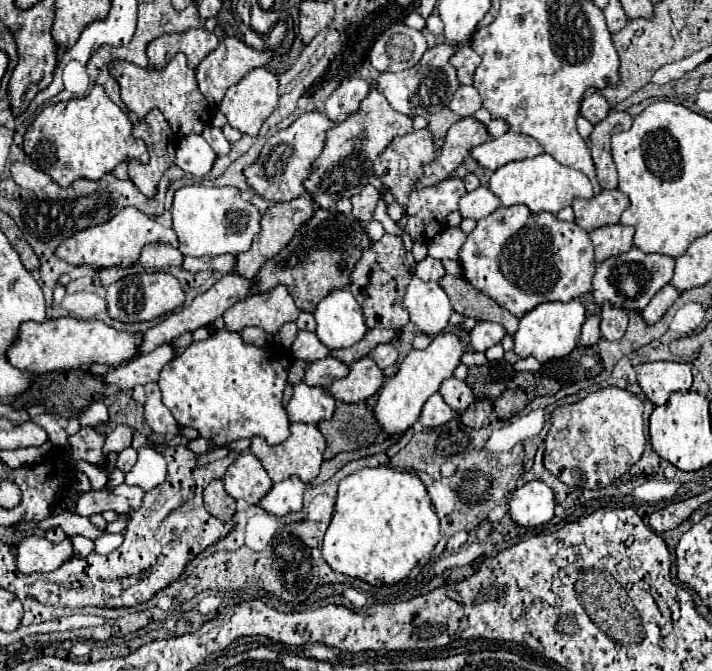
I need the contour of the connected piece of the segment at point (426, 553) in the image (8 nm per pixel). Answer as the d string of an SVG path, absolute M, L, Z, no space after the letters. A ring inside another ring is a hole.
M390 466L362 468L340 482L332 522L324 534L322 556L340 574L368 584L414 580L440 540L438 516L422 480Z

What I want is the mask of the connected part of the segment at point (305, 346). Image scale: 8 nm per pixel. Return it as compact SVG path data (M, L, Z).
M300 330L300 332L298 332L296 340L294 340L292 346L290 346L290 352L292 352L296 358L308 360L308 362L326 358L326 356L330 354L330 350L316 338L316 334L306 332L306 330Z

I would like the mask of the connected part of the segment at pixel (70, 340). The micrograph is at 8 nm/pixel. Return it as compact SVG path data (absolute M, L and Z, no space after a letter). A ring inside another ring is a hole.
M58 318L58 320L46 320L42 324L38 322L24 322L20 328L20 342L16 342L10 350L8 350L8 360L12 366L16 366L18 370L28 370L32 374L44 374L44 372L54 372L54 370L72 370L72 368L80 368L90 366L90 364L106 364L112 368L124 366L126 362L130 362L132 358L136 358L140 354L140 344L142 344L142 332L122 332L116 330L100 320L78 320L78 318Z

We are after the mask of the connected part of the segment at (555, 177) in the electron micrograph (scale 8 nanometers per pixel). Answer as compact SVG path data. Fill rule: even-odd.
M540 154L536 158L508 162L500 166L490 176L490 190L502 200L502 206L524 204L532 212L552 212L558 214L562 208L570 206L574 198L592 198L592 184L588 176L580 170L562 166L550 154Z

